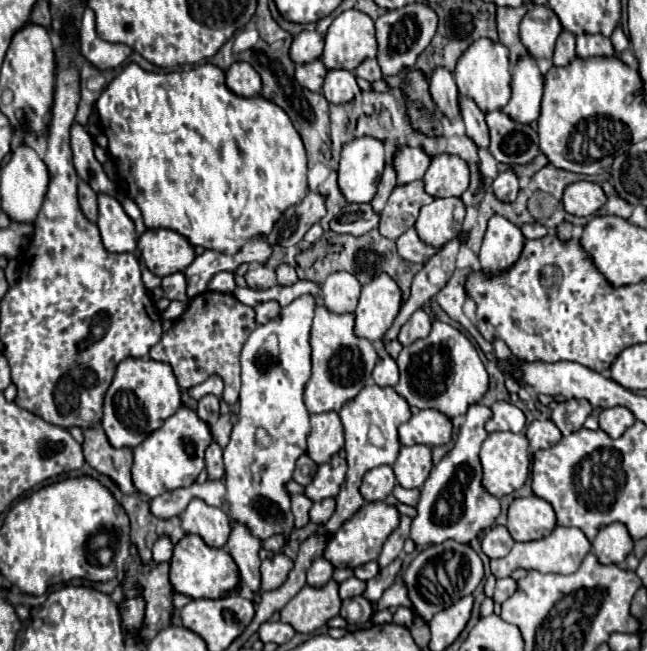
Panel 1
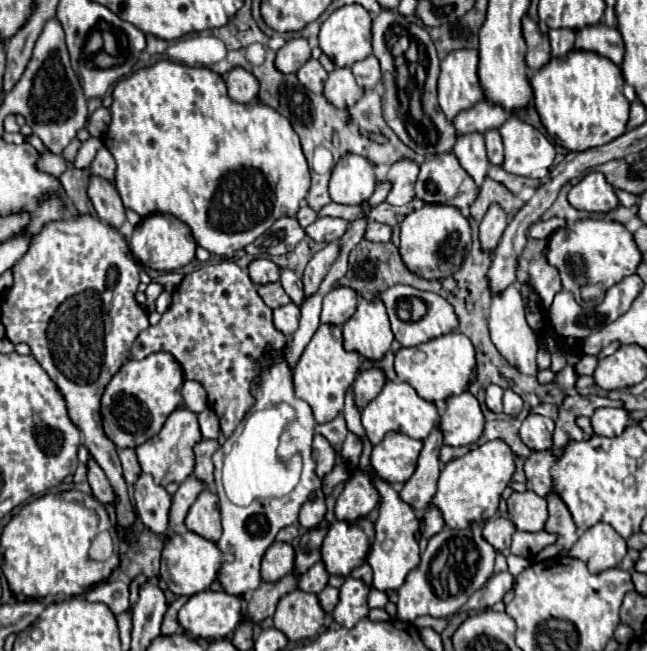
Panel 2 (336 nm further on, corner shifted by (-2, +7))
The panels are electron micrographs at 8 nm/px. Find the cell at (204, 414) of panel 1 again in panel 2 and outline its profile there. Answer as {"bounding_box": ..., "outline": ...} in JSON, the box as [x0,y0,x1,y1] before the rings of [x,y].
{"bounding_box":[199,409,219,439],"outline":[[[205,409],[199,413],[199,425],[201,425],[201,433],[203,439],[217,439],[219,435],[219,419],[215,415],[215,411]]]}

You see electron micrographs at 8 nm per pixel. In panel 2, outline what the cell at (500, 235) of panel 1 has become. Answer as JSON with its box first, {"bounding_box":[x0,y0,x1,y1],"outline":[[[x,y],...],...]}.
{"bounding_box":[489,285,539,375],"outline":[[[511,285],[503,291],[497,291],[491,295],[491,309],[489,309],[489,333],[491,333],[491,341],[497,347],[497,351],[521,373],[525,375],[537,375],[537,363],[535,363],[535,355],[539,351],[537,345],[537,337],[535,331],[527,325],[525,319],[525,307],[521,301],[521,293],[519,287]]]}

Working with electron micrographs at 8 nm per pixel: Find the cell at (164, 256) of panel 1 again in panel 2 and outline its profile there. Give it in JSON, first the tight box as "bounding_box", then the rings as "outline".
{"bounding_box":[129,213,197,271],"outline":[[[161,213],[143,217],[141,223],[135,227],[135,231],[129,239],[129,245],[131,245],[133,255],[141,261],[141,265],[155,269],[155,271],[177,271],[177,269],[185,267],[187,263],[191,263],[195,259],[195,249],[197,249],[191,229],[177,217],[161,215]]]}

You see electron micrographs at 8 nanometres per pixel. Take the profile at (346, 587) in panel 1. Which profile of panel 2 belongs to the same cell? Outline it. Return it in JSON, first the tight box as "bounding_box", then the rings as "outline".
{"bounding_box":[319,585,339,611],"outline":[[[327,585],[327,587],[319,593],[319,601],[321,601],[321,607],[323,607],[325,611],[333,611],[335,605],[337,605],[337,601],[339,601],[339,589]]]}

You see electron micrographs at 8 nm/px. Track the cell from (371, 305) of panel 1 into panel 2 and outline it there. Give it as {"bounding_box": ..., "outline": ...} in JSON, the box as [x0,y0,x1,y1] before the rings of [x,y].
{"bounding_box":[343,299,393,361],"outline":[[[361,299],[355,315],[343,325],[343,339],[345,349],[357,351],[371,361],[381,359],[393,343],[393,333],[383,301]]]}

